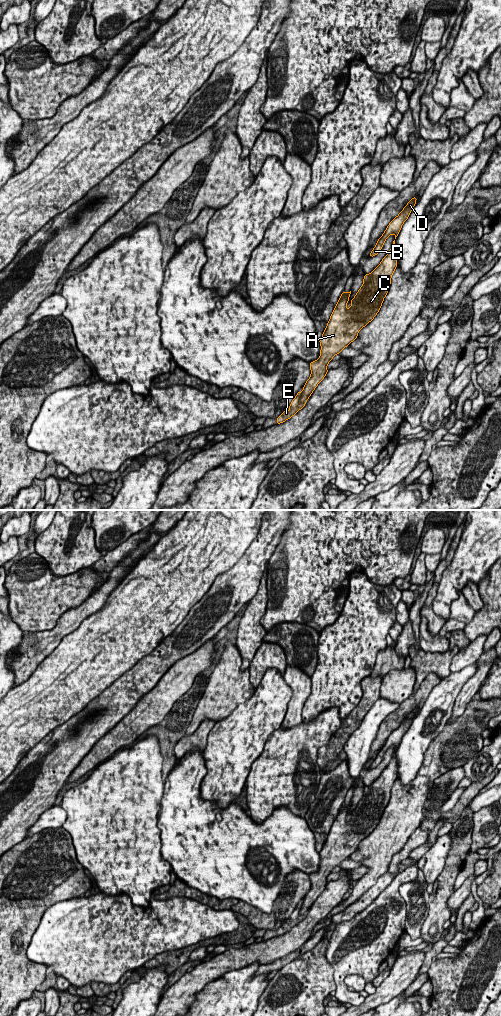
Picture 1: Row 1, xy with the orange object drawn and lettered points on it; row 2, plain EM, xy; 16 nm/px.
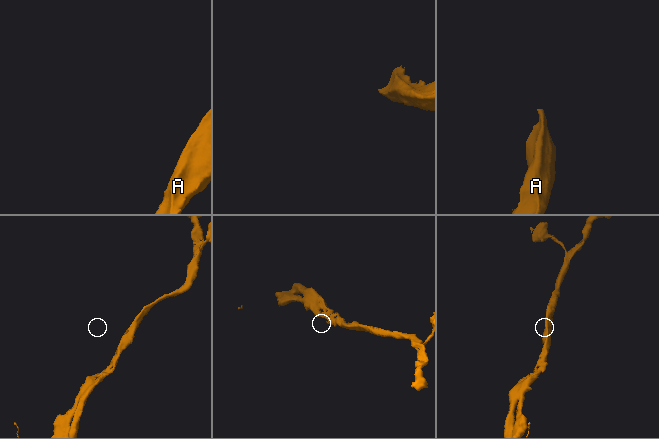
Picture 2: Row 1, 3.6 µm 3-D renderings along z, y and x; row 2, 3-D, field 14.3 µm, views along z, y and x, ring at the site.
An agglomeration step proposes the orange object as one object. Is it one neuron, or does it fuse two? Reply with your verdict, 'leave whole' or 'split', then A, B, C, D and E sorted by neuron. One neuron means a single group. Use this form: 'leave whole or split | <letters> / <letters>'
split | A B C D / E

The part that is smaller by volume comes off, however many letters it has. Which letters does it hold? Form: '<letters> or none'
E

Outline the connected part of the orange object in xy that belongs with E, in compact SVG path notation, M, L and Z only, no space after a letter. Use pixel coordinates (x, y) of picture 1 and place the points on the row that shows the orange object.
M298 392L296 397L293 399L291 402L289 408L289 411L284 411L278 418L276 418L277 423L280 424L283 423L284 421L288 420L291 418L293 415L295 415L300 409L302 409L305 406L305 403L301 403L301 394L302 392Z

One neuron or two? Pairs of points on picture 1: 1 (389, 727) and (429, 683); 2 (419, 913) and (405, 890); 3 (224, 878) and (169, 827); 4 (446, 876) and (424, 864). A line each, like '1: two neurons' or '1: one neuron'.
1: one neuron
2: one neuron
3: one neuron
4: two neurons

